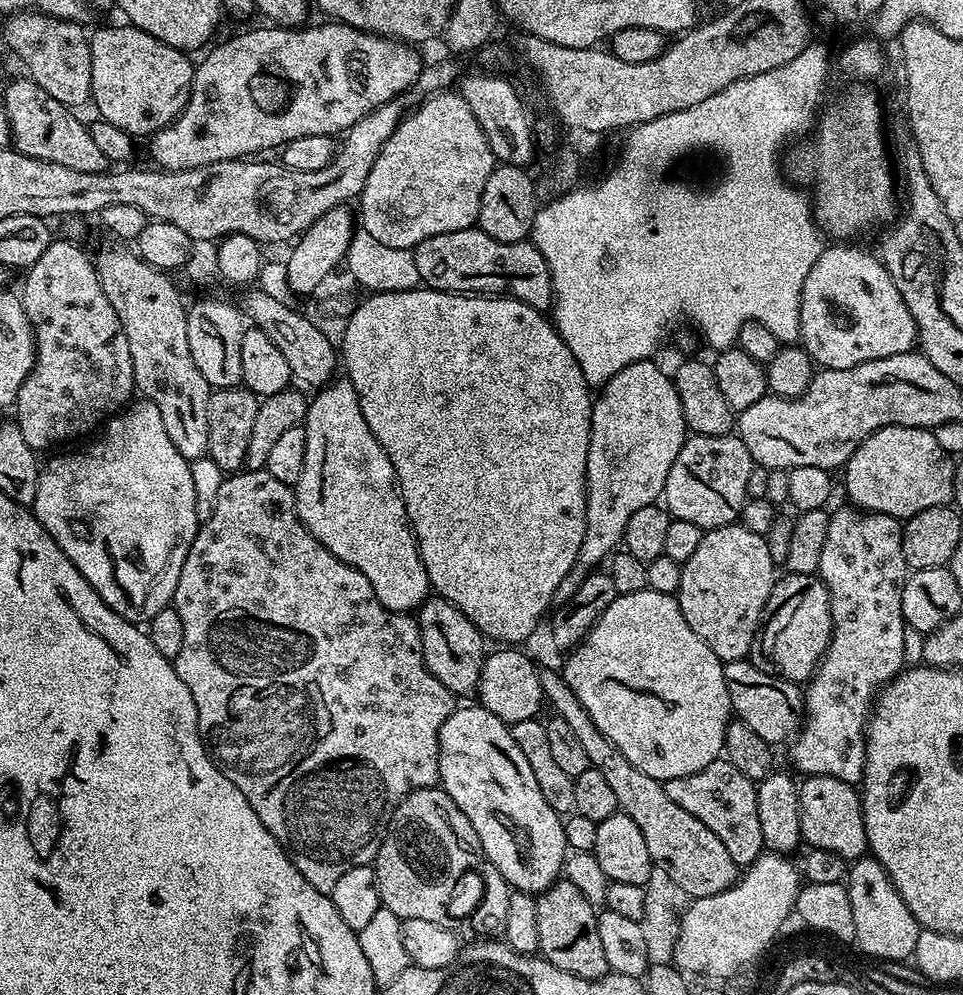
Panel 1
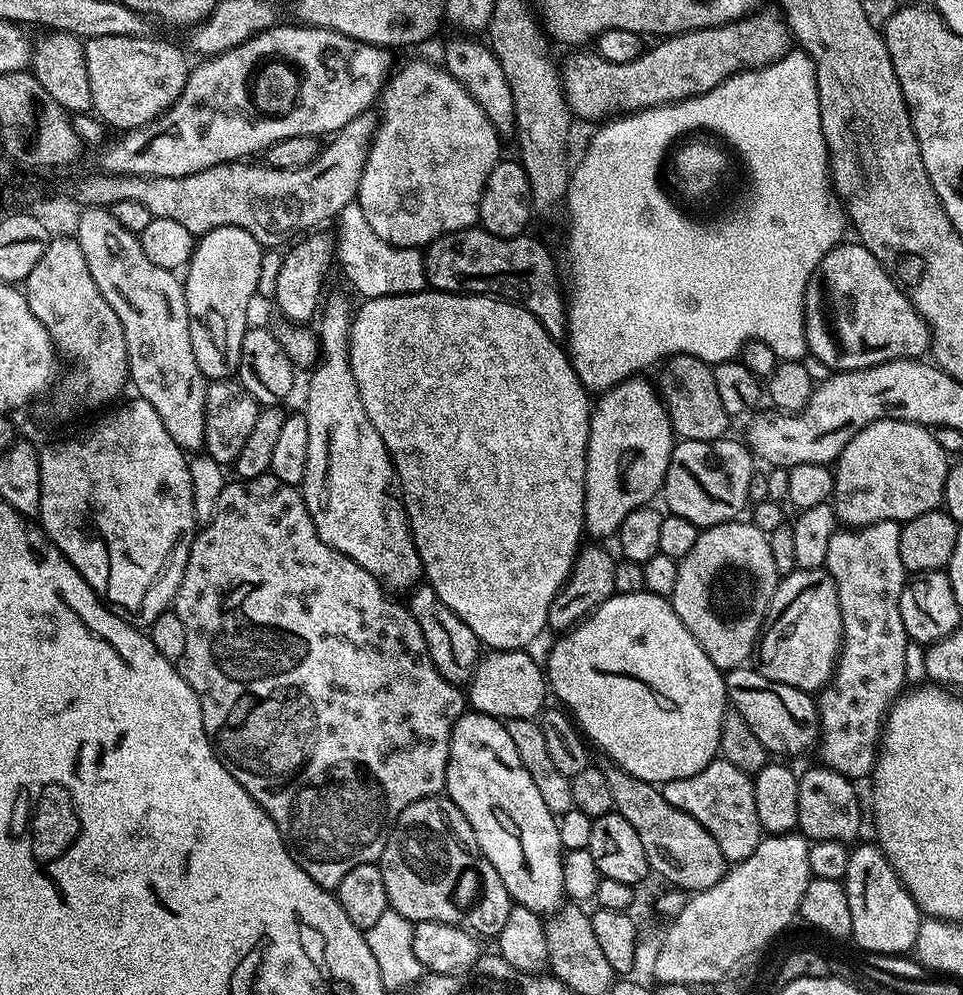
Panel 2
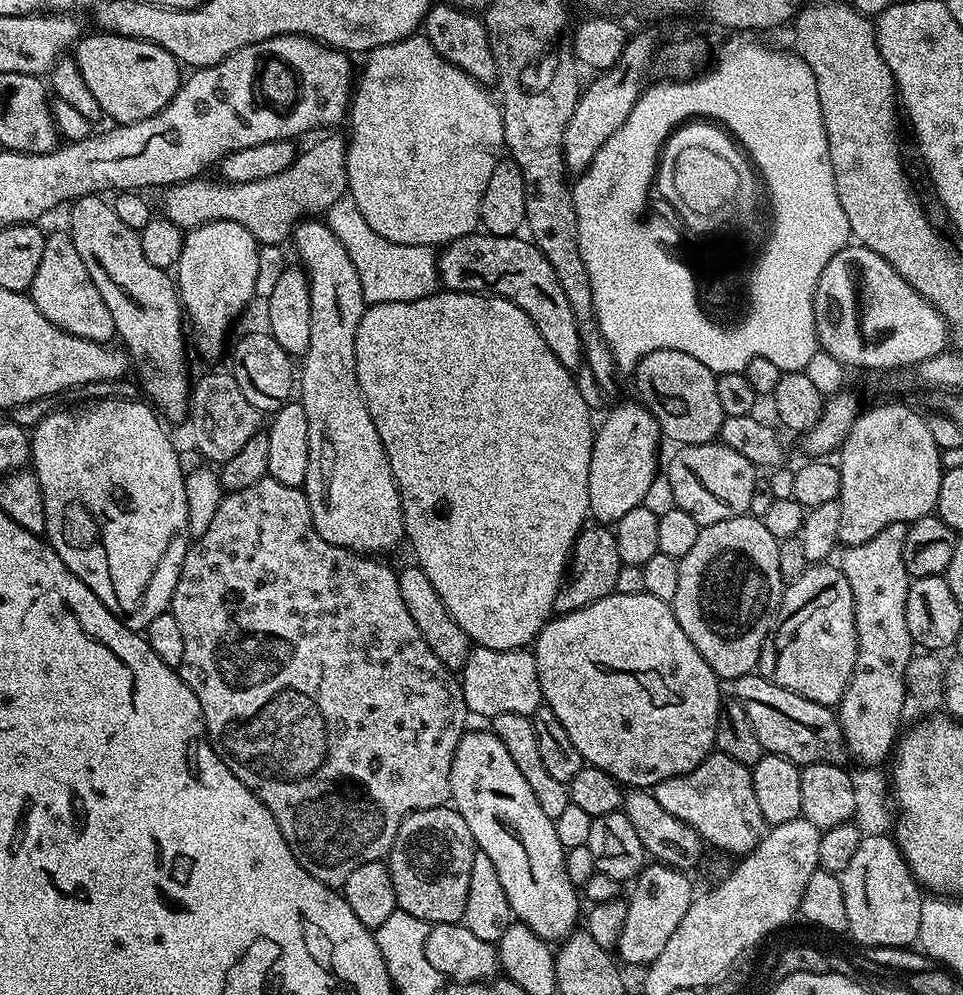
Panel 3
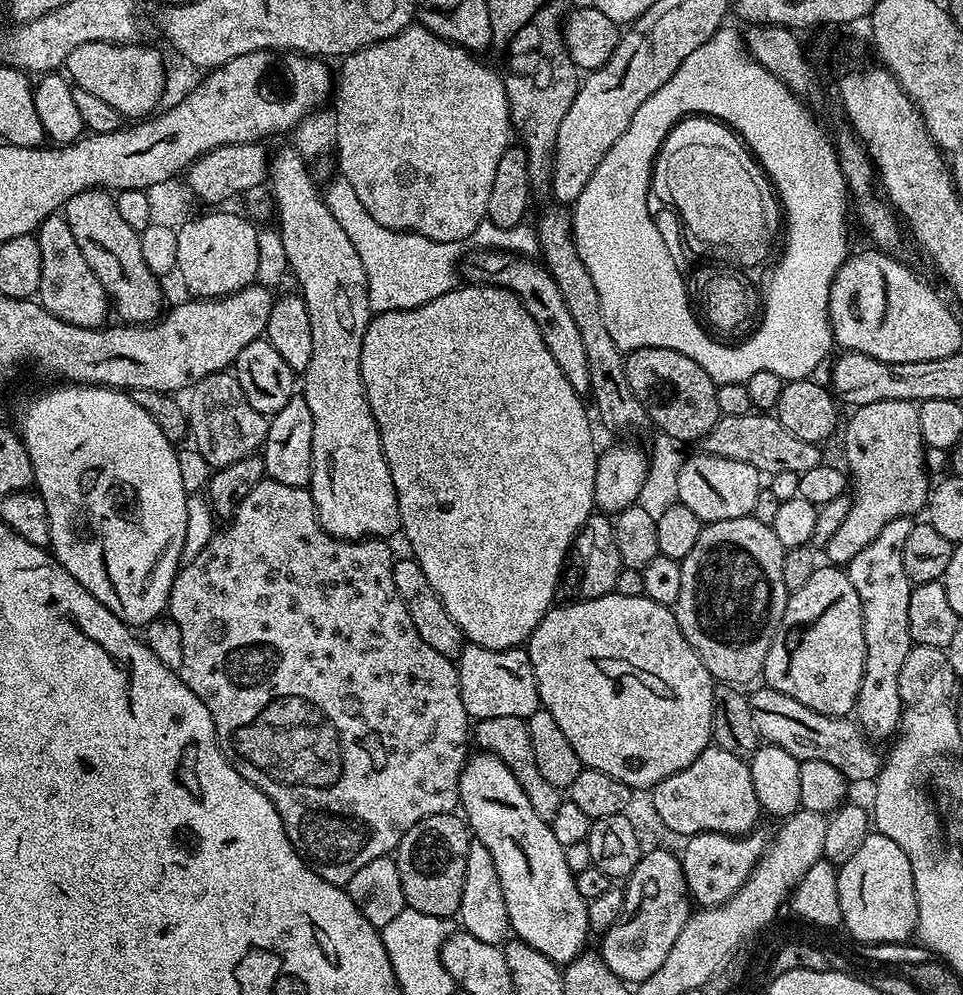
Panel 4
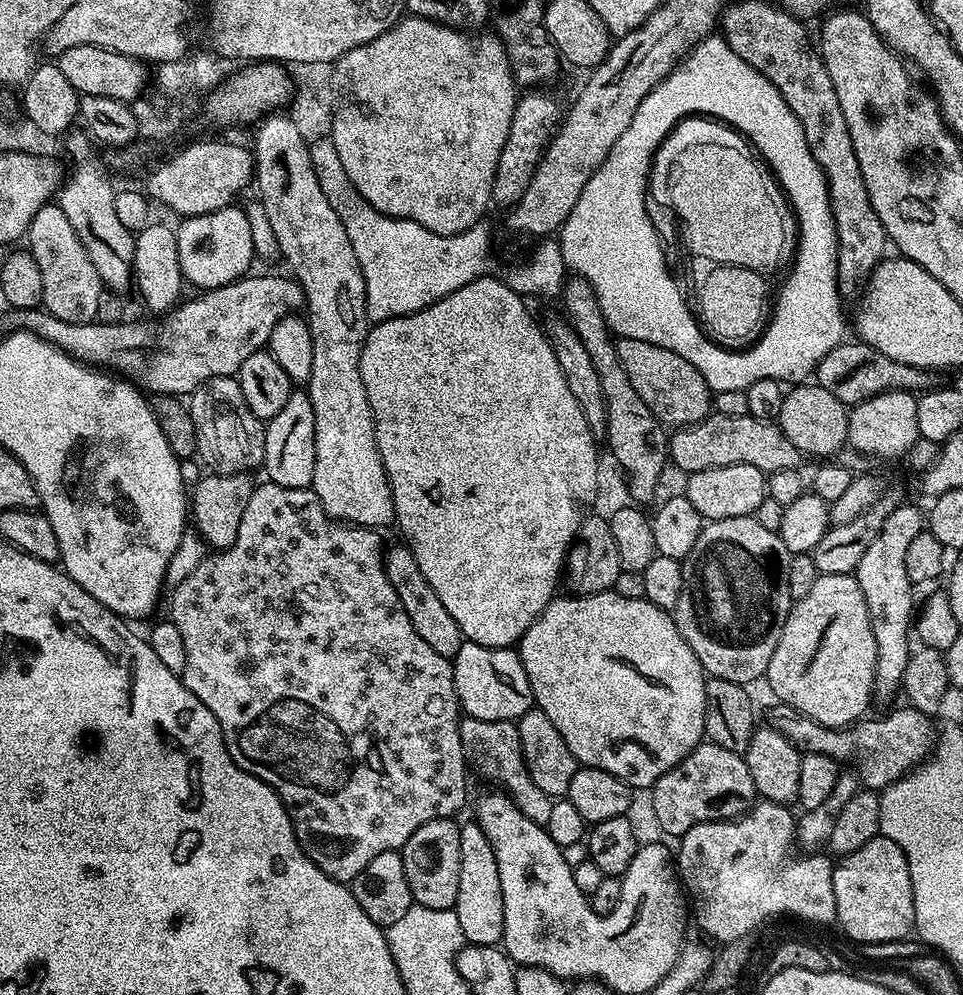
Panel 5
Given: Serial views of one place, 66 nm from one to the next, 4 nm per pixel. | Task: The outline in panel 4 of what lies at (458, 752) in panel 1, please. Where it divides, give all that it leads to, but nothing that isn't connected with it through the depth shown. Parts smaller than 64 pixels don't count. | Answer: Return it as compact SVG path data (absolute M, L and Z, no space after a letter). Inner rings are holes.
M483 750L469 755L464 761L464 769L460 774L460 803L463 819L466 821L471 835L479 844L490 850L490 858L494 858L494 867L498 870L498 882L502 882L502 894L506 898L506 914L508 927L515 939L526 946L538 950L538 954L546 954L555 964L566 966L574 957L585 951L584 944L590 937L588 926L588 906L578 894L576 877L566 866L564 847L554 838L551 823L542 818L530 806L526 792L518 786L518 778L510 774L504 763Z

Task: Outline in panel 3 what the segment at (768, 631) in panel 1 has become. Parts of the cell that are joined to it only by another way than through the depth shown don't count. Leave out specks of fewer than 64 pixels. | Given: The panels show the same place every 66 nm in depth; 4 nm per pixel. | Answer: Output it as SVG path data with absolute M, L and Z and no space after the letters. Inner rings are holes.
M835 563L813 564L802 574L802 578L794 578L794 582L787 584L784 589L780 609L776 611L776 623L760 651L759 675L774 682L774 686L782 686L794 694L802 694L802 698L810 698L810 702L836 706L844 697L855 661L856 623L850 582L846 582Z

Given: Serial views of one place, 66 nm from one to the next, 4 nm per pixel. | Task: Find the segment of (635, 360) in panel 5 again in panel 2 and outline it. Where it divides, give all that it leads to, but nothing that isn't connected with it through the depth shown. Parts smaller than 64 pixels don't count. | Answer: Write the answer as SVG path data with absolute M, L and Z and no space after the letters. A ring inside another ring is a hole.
M669 356L660 372L658 391L668 409L669 420L680 440L718 440L730 424L714 382L712 365L693 356Z

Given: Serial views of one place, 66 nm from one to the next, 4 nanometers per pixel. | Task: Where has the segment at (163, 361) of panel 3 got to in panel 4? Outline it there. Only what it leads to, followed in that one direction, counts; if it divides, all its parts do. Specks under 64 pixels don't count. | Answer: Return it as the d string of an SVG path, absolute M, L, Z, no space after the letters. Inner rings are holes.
M88 188L74 194L74 198L64 204L62 215L70 226L70 234L74 234L74 242L78 242L78 250L82 250L82 258L86 258L98 282L102 282L115 315L117 312L121 321L134 325L155 321L162 312L160 284L156 281L159 279L157 273L146 266L146 258L142 258L140 233L130 230L130 225L118 215L113 193Z

